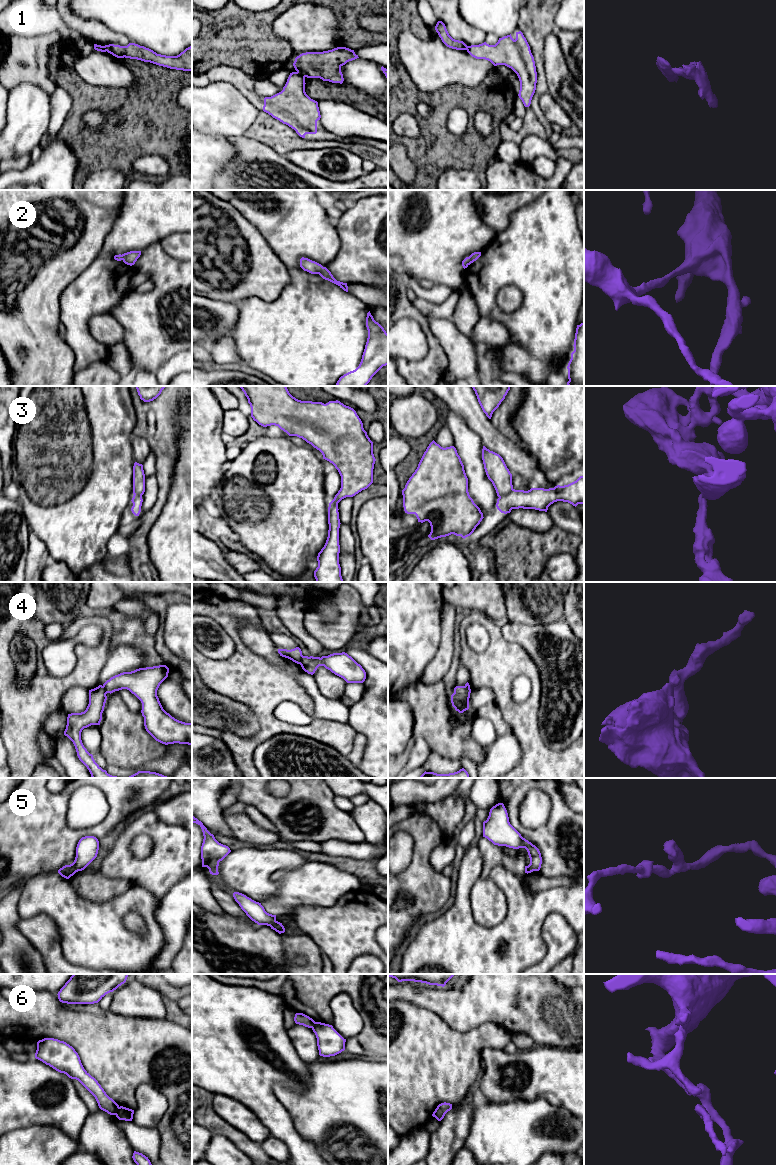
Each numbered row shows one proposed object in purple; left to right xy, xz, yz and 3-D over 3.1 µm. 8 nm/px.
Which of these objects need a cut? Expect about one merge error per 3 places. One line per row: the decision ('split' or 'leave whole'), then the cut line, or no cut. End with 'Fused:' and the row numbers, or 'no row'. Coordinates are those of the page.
1: split; cut in xz along (297, 71), (305, 76)
2: leave whole; no cut
3: split; cut in yz along (513, 489), (499, 497)
4: split; cut in xz along (302, 655), (299, 663)
5: split; cut in xy along (71, 864), (78, 870)
6: split; cut in xy along (119, 1107), (115, 1114)
Fused: 1, 3, 4, 5, 6

